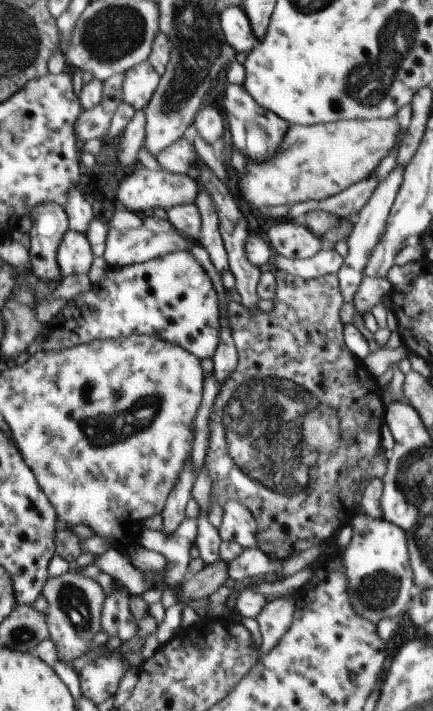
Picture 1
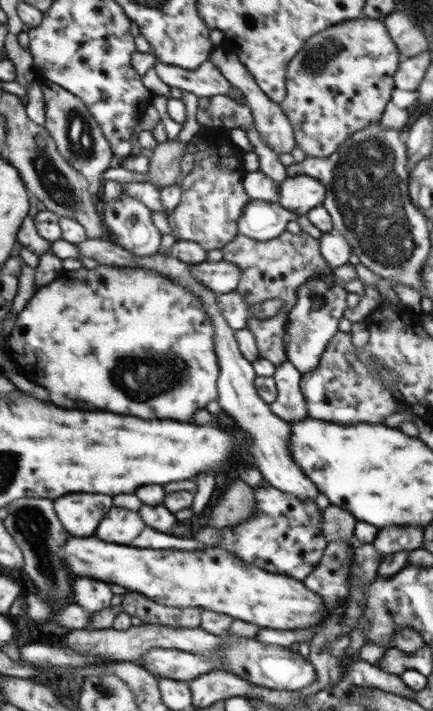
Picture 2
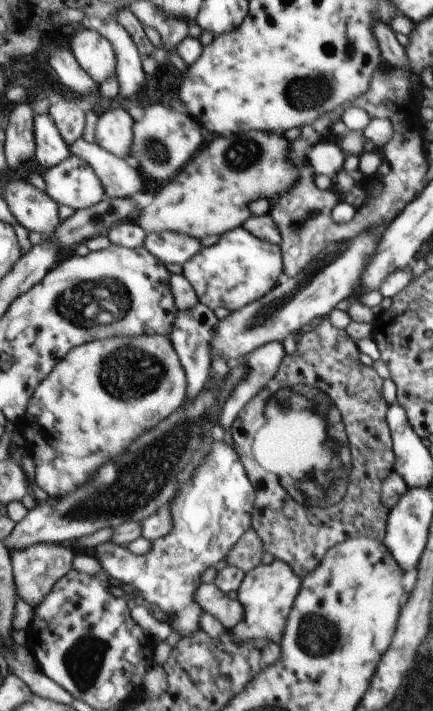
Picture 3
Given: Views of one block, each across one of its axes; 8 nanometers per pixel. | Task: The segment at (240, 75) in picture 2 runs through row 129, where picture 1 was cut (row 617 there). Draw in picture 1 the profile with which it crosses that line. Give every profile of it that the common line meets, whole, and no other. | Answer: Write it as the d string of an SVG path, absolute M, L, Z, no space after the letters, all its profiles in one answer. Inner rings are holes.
M283 596L268 602L264 610L256 616L256 622L262 635L262 644L258 652L260 656L274 650L274 646L280 642L280 638L292 626L296 602L294 596Z

